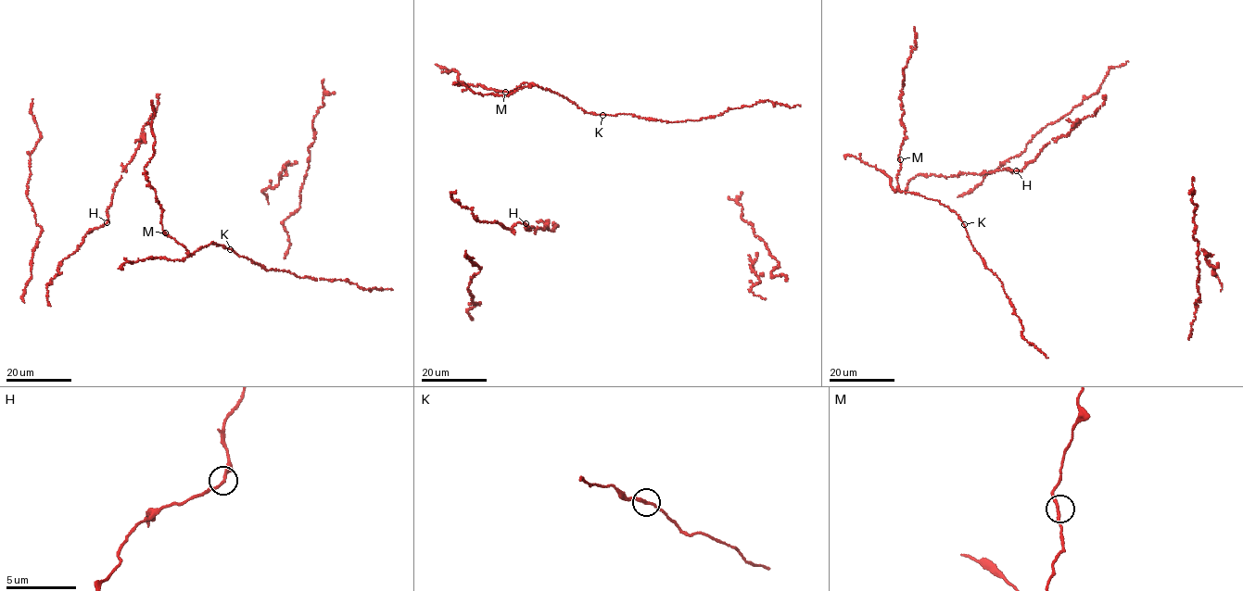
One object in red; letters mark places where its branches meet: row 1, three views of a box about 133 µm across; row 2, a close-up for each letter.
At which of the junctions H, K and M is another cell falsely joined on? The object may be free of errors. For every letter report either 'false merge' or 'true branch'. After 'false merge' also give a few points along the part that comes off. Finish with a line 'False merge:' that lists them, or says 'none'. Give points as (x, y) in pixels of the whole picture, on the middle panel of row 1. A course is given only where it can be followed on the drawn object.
H: true branch
K: true branch
M: true branch
False merge: none

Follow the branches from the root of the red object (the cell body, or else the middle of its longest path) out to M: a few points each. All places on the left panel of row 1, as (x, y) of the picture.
M: (227, 248), (210, 242), (190, 255), (165, 232)

